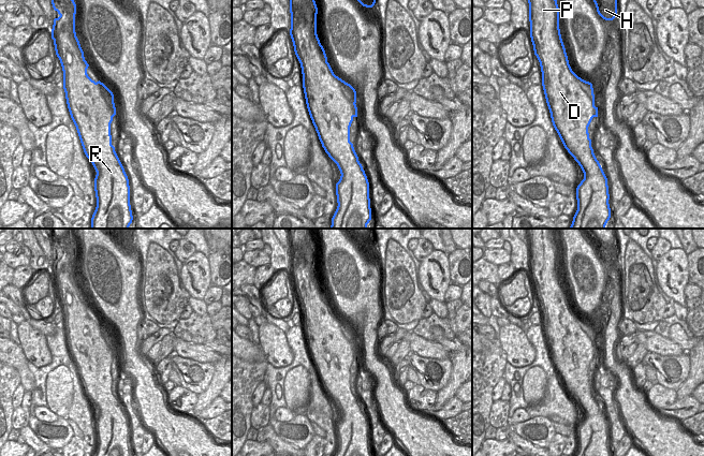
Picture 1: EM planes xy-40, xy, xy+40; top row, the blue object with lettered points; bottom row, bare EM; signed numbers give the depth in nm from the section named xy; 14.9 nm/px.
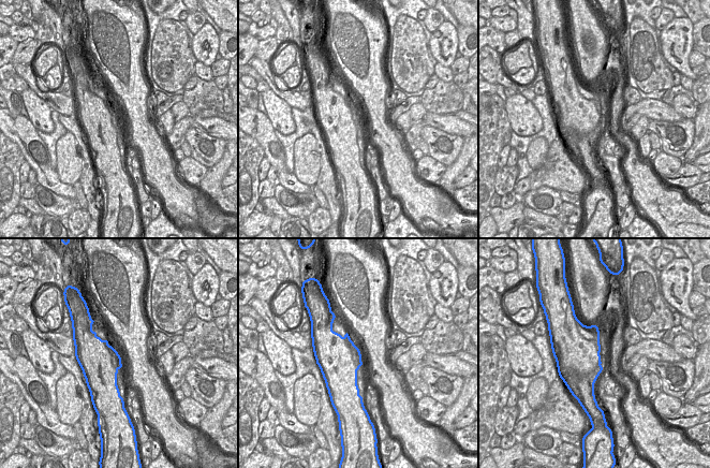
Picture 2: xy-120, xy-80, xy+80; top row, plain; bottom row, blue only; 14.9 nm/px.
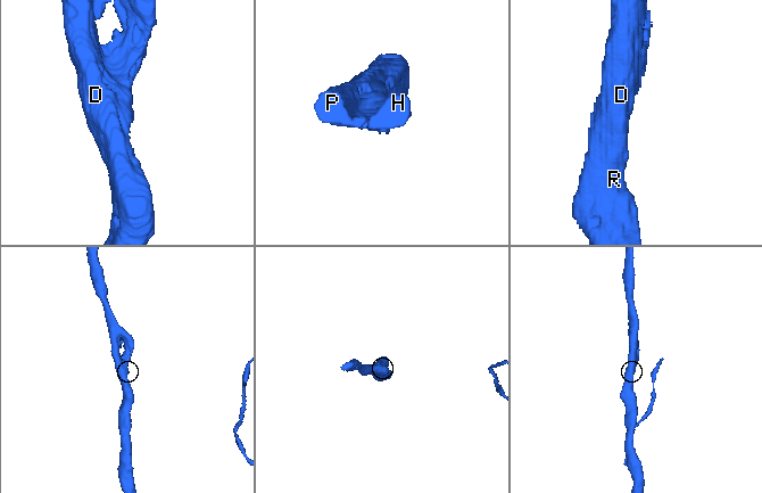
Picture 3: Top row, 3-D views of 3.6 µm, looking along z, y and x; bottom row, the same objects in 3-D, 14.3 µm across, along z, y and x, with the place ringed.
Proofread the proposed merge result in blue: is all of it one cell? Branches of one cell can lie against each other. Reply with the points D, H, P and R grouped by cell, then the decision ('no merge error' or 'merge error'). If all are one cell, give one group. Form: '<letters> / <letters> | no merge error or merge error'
D H P R | no merge error

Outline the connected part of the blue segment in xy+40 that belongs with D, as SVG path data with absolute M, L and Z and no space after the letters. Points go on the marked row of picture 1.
M528 0L528 3L530 38L533 45L534 55L540 62L542 72L542 86L551 113L552 122L564 148L578 163L584 173L584 179L576 188L577 210L573 217L570 229L605 229L605 225L611 218L607 178L593 153L591 139L589 138L588 133L588 127L592 118L598 117L598 107L595 106L592 84L578 77L572 71L569 64L568 56L559 29L559 8L557 0Z

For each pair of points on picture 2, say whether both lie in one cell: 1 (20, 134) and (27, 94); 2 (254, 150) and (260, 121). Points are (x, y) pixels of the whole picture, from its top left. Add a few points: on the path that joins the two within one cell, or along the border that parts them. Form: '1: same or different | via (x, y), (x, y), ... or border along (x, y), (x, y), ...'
1: different | border along (28, 118), (37, 129)
2: different | border along (249, 134), (262, 147), (265, 156)

